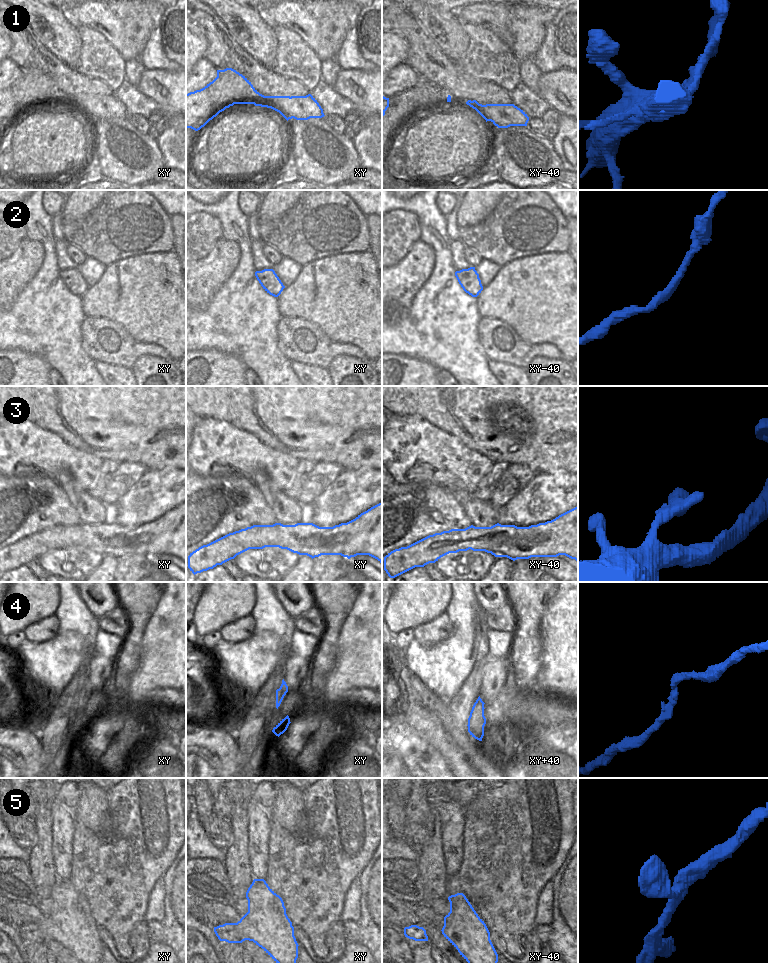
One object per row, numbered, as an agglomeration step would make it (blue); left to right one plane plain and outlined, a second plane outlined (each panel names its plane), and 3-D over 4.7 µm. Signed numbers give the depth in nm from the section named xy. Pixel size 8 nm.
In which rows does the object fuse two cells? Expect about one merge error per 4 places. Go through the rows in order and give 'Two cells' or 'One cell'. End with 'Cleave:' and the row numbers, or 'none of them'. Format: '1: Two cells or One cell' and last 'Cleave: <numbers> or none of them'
1: Two cells
2: One cell
3: One cell
4: One cell
5: One cell
Cleave: 1

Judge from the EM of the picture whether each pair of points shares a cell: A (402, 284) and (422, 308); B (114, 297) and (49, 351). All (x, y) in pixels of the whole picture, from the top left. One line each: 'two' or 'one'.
A: two
B: two

